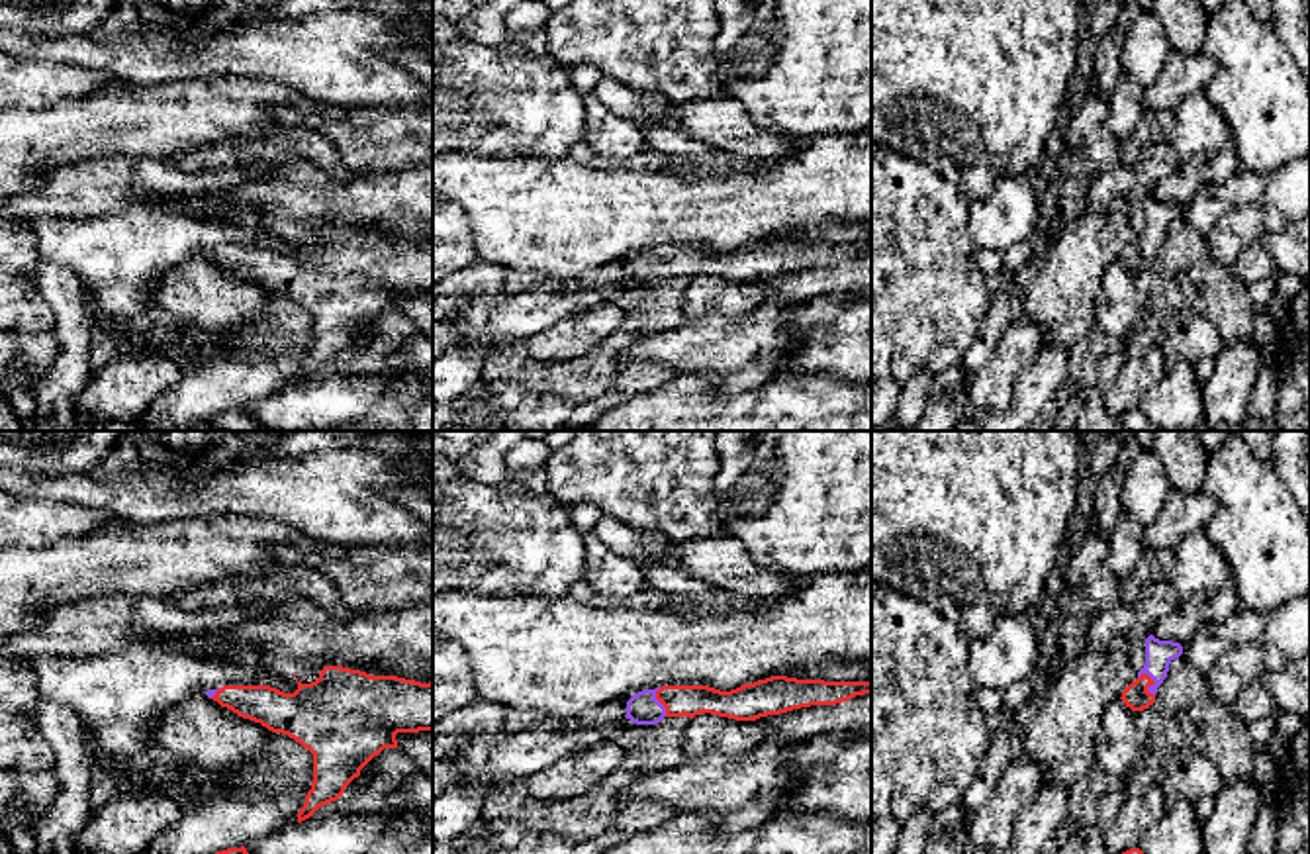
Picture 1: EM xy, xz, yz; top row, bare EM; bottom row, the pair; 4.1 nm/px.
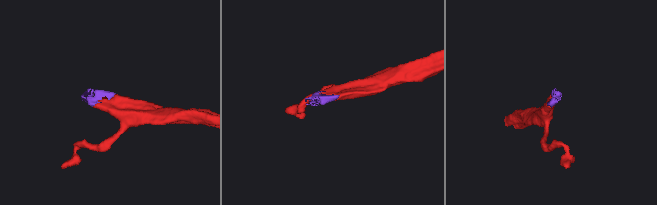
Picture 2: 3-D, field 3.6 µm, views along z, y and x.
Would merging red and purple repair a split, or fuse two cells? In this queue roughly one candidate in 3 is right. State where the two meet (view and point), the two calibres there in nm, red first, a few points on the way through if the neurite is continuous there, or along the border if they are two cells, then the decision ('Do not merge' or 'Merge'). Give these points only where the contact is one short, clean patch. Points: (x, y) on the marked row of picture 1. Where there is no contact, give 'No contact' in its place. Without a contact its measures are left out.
Touches red at yz (1152, 684). Thickness 110 nm (red) against 110 nm. Path across: yz (1136, 696), (1152, 684), (1158, 653). Merge

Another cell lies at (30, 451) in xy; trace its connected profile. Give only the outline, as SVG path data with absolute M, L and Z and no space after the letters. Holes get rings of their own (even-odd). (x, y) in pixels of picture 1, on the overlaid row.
M0 431L0 466L29 474L88 472L119 437L119 431Z

